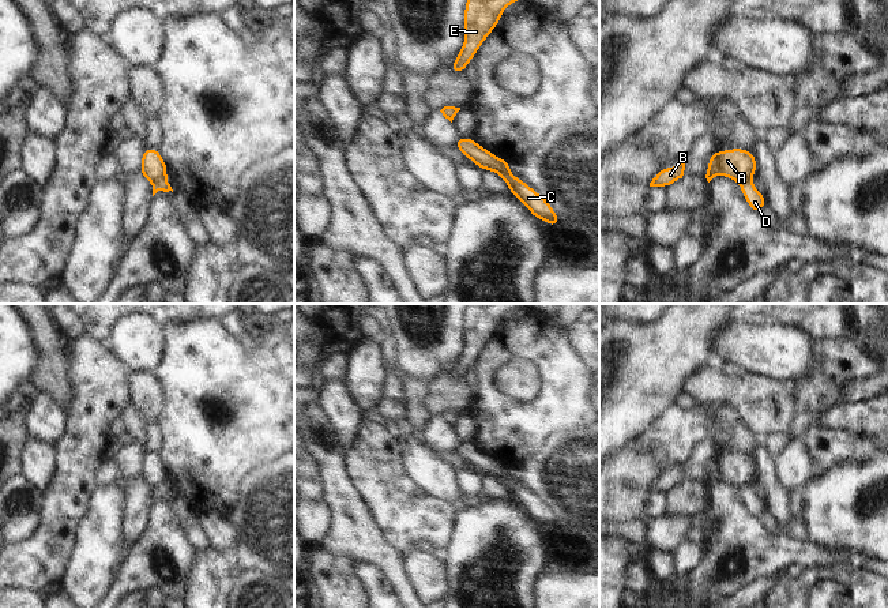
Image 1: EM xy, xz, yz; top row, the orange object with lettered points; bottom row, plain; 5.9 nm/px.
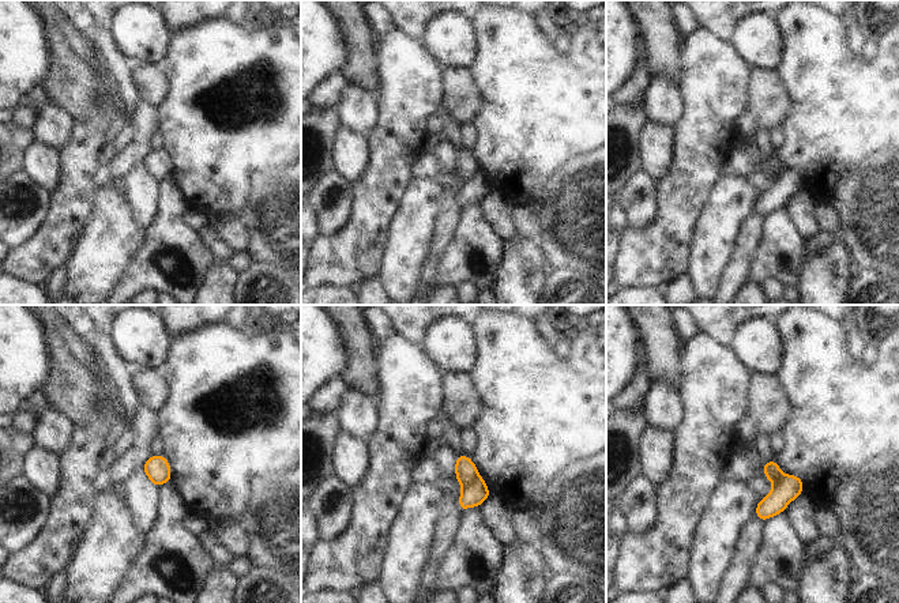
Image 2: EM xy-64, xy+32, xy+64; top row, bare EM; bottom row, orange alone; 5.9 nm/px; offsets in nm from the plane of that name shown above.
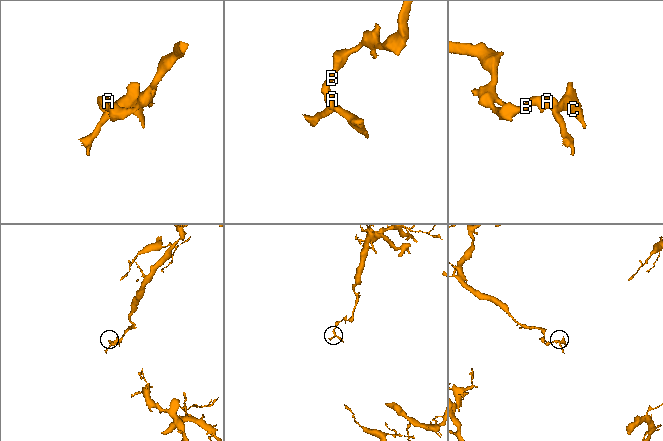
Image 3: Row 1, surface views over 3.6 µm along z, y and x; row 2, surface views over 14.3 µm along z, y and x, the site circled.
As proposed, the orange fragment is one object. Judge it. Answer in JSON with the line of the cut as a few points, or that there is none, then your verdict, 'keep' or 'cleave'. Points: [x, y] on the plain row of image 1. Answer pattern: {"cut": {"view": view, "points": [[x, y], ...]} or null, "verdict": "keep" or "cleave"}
{"cut": {"view": "xy", "points": [[165, 480], [153, 489]]}, "verdict": "cleave"}

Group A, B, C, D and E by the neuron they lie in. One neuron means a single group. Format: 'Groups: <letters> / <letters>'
Groups: A B E / C D.

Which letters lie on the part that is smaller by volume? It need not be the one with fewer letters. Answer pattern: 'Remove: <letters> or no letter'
Remove: C, D.

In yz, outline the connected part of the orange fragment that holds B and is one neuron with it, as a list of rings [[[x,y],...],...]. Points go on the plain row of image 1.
[[[685,466],[677,469],[674,473],[663,473],[650,488],[650,492],[665,492],[674,489],[677,485],[682,484],[685,475]]]

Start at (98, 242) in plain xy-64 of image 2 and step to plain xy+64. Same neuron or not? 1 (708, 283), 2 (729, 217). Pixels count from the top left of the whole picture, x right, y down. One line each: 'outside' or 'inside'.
1: inside
2: inside

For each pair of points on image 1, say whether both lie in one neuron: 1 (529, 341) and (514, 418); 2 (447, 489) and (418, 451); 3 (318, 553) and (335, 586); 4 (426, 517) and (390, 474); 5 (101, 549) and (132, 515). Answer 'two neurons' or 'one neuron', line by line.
1: one neuron
2: one neuron
3: one neuron
4: one neuron
5: two neurons

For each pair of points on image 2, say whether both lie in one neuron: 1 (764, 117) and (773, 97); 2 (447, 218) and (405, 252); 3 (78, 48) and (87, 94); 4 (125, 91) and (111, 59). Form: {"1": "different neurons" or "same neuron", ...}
{"1": "same neuron", "2": "different neurons", "3": "different neurons", "4": "same neuron"}

